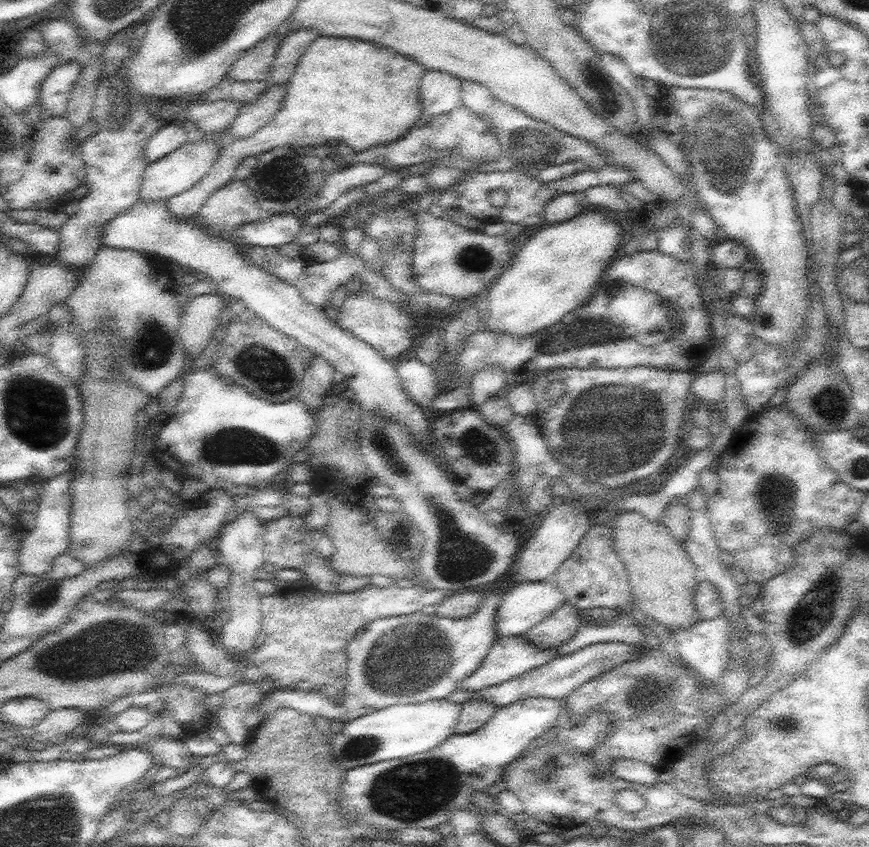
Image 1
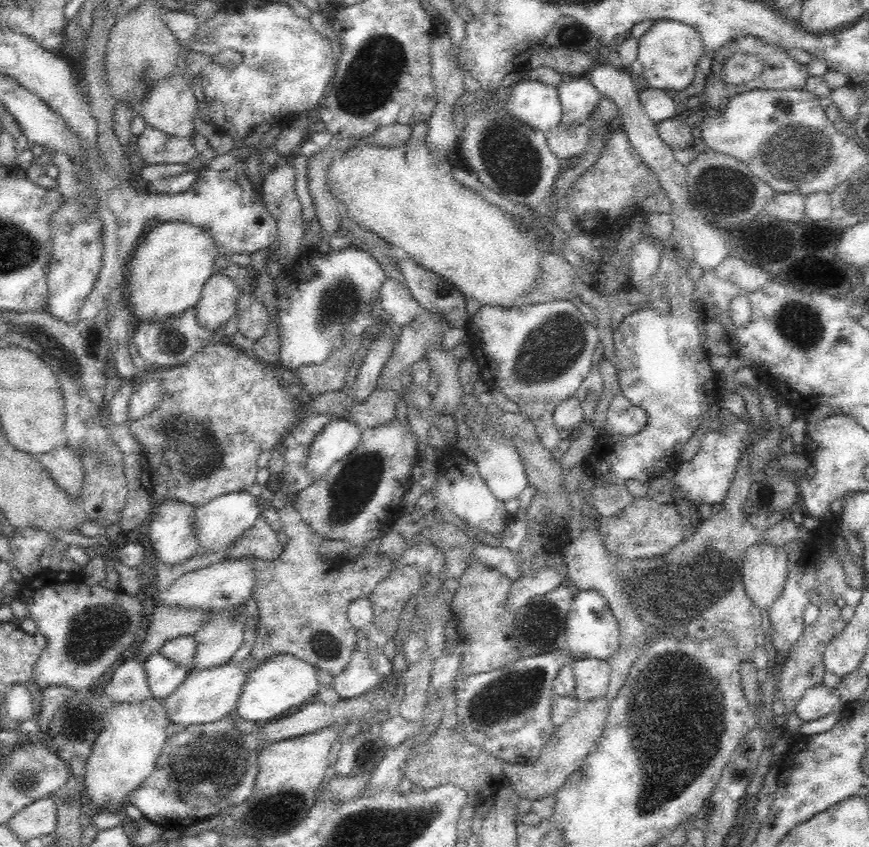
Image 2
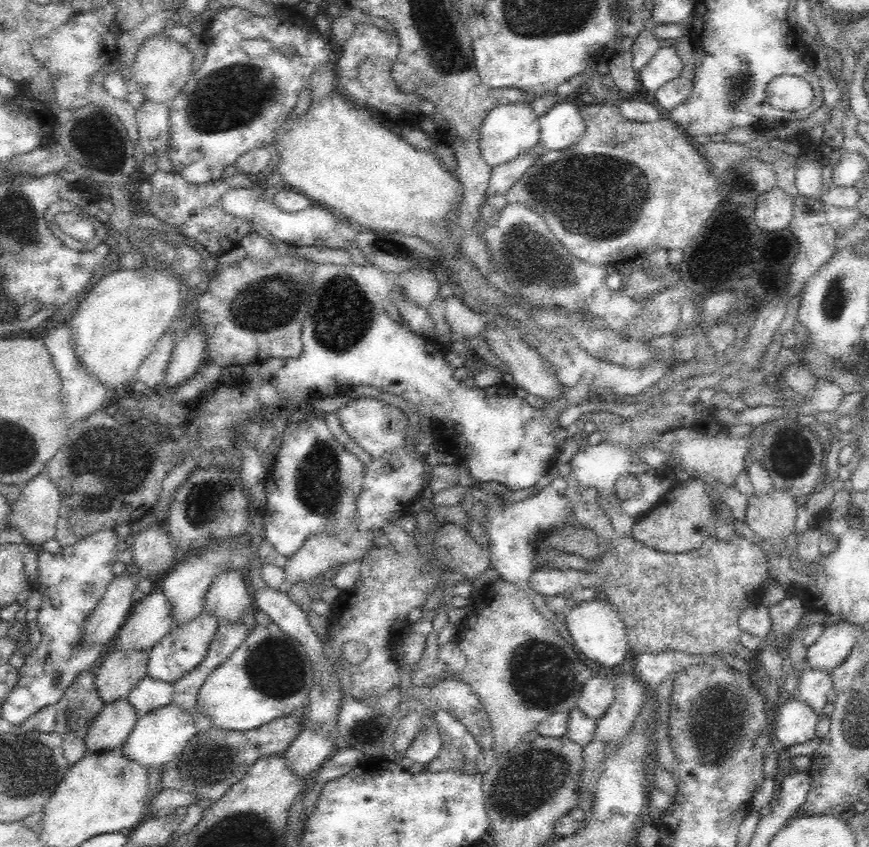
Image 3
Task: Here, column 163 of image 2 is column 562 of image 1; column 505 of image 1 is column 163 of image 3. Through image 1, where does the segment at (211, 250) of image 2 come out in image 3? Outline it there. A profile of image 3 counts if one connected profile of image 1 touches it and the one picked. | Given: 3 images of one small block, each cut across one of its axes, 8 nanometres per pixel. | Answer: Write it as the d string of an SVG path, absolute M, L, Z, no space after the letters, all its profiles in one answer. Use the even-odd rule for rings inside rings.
M148 266L141 270L116 270L114 274L89 286L86 298L78 304L76 312L68 320L70 343L86 372L109 390L132 385L137 380L139 366L148 358L155 344L167 331L175 327L176 318L184 311L185 294L176 276L158 267Z

